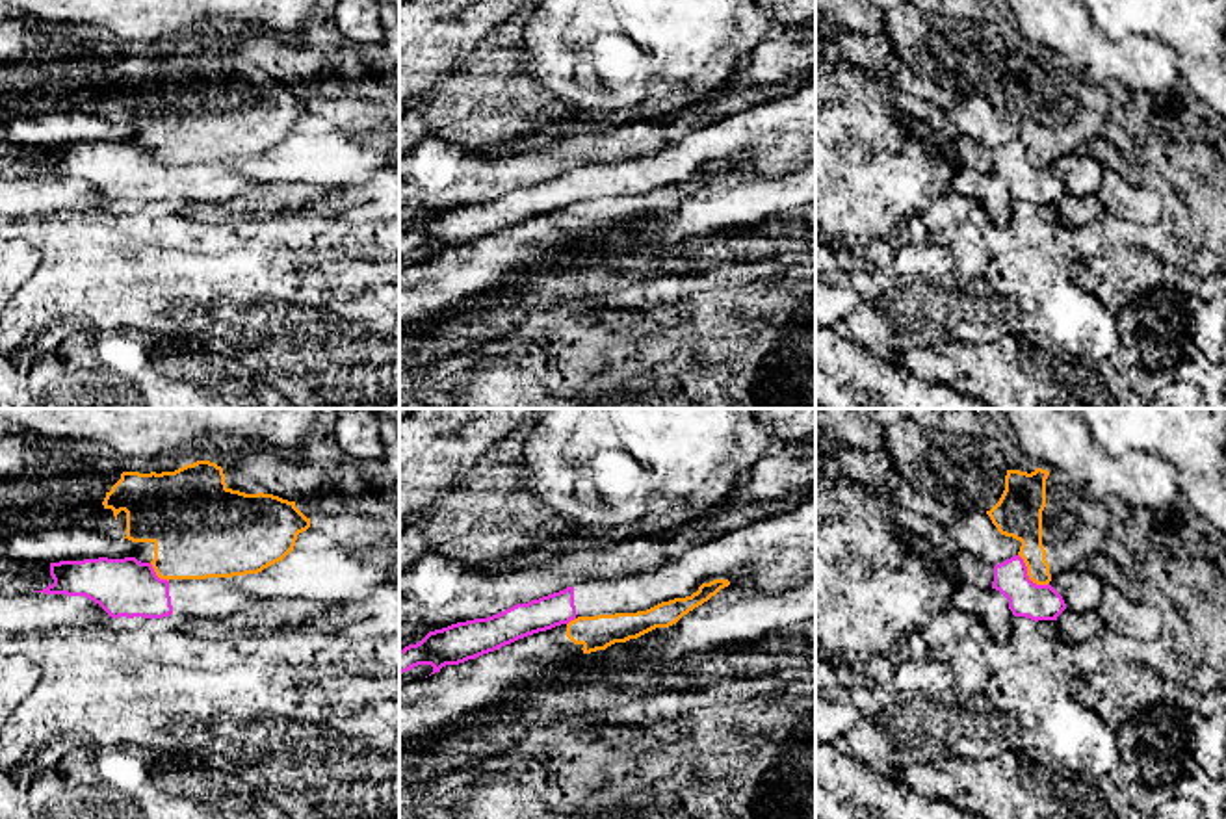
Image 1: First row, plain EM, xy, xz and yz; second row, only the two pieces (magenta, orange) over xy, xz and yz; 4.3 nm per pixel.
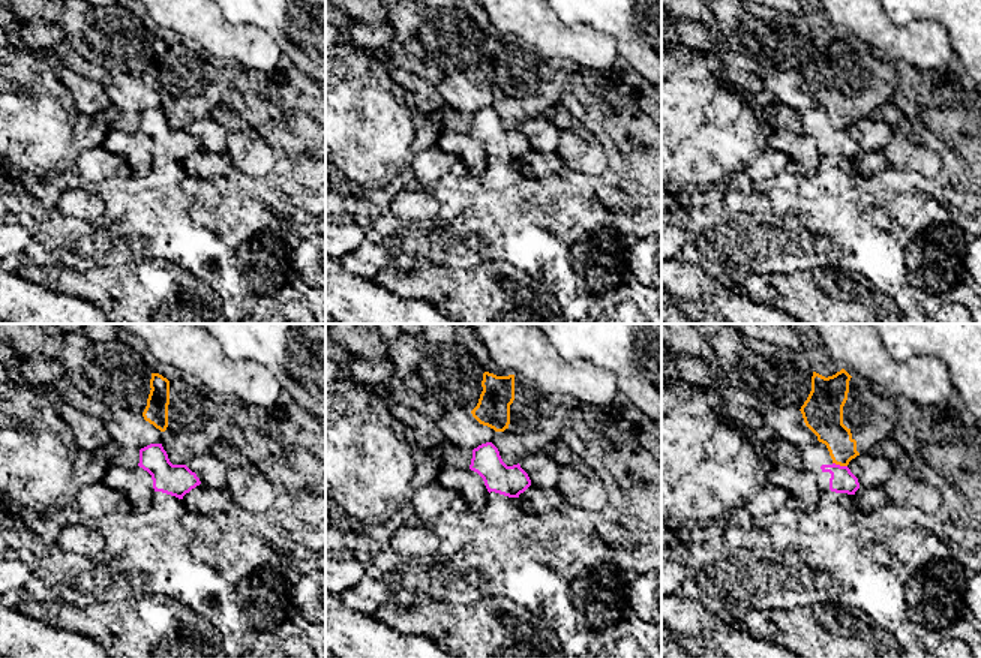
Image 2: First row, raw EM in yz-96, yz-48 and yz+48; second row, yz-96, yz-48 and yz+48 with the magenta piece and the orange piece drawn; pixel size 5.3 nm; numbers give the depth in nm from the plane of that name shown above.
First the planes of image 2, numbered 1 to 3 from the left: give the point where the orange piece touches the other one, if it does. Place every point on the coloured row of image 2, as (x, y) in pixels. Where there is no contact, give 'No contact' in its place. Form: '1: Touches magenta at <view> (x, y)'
1: No contact
2: No contact
3: Touches magenta at yz+48 (839, 465)

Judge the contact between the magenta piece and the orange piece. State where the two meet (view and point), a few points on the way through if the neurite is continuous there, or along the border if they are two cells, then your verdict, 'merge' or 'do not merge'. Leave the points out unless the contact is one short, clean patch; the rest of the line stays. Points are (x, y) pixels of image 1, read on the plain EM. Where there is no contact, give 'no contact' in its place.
contact yz (1026, 158); border yz (1018, 138), (1026, 158), (1033, 166), (1046, 169); do not merge

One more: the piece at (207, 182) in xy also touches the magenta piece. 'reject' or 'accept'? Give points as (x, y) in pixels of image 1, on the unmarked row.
accept

